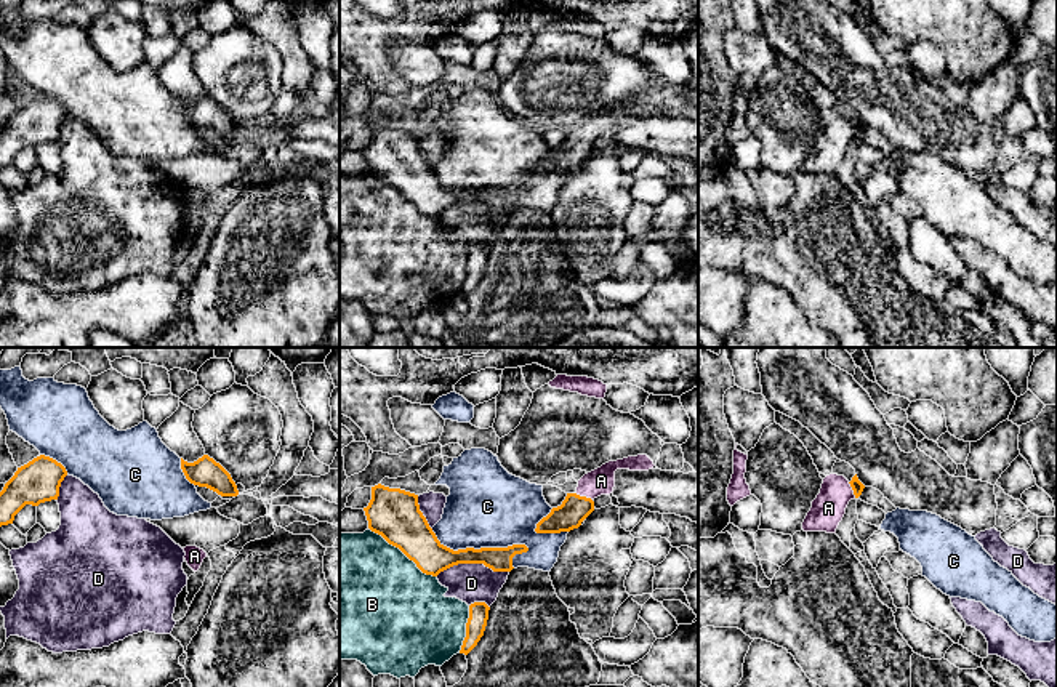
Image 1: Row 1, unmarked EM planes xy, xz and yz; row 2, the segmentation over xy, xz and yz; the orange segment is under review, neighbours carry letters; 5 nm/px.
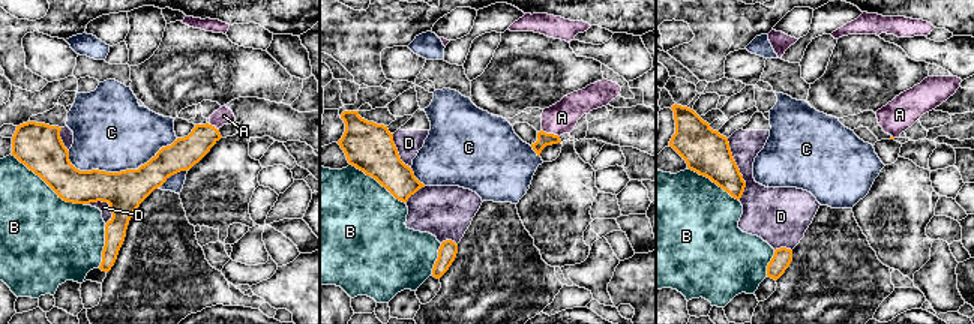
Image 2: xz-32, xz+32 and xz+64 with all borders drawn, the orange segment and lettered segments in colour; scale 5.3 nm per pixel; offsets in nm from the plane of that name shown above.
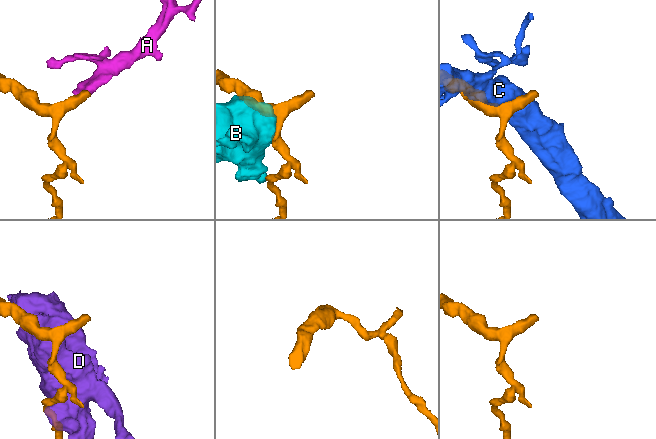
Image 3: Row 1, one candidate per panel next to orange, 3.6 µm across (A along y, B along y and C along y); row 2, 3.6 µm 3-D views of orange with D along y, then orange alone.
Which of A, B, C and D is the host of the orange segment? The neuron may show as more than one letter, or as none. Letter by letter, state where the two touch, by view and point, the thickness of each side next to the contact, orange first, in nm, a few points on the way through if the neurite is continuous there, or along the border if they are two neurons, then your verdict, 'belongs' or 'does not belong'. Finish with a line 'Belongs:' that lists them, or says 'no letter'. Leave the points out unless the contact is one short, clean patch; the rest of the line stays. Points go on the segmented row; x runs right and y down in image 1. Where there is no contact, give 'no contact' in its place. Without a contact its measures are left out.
A: xz (583, 497) | 140/140 nm | across xz (574, 510), (583, 497), (601, 481) | belongs
B: xz (402, 551) | 260/500 nm | does not belong
C: xz (481, 548) | 160/400 nm | does not belong
D: xz (471, 562) | 170/190 nm | does not belong
Belongs: A

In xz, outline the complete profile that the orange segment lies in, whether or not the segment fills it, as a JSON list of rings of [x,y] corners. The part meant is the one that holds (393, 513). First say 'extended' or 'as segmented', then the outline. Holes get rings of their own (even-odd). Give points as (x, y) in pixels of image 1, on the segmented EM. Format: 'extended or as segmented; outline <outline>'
as segmented; outline [[[381,484],[372,487],[372,500],[364,511],[372,532],[399,548],[423,573],[432,577],[458,564],[484,564],[493,572],[511,572],[512,557],[528,551],[525,544],[453,551],[437,540],[420,511],[418,495]]]

